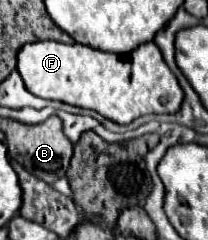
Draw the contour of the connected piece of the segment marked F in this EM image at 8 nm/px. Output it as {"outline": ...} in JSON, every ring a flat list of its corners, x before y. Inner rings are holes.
{"outline":[[37,41,37,43,25,45,19,51,17,71,21,73,25,87,33,95,43,97,43,99,63,101,63,103,85,107,85,109,93,109,99,115,103,115,105,119,111,119,113,123,121,123,121,125,127,125,133,119,147,115,147,113,177,113,183,103,183,89,181,89,177,77,173,75,173,71,165,65,163,55,155,43,145,43,145,45,137,47,137,51,131,51,129,55,113,55,113,53,91,49,91,47,79,45,79,43,63,45,57,41]]}

